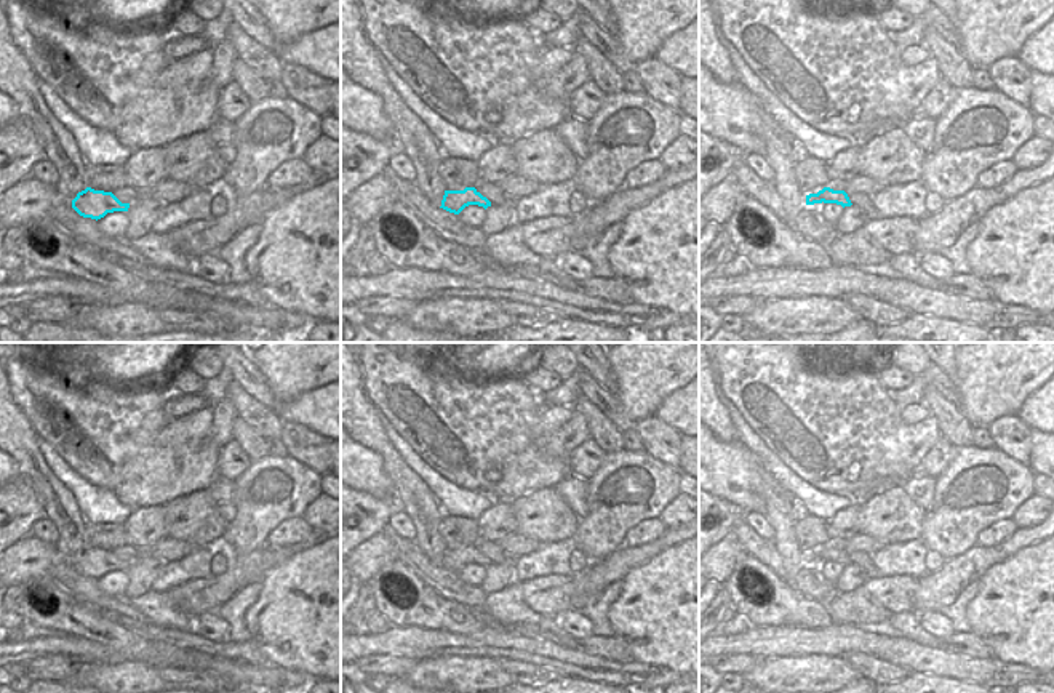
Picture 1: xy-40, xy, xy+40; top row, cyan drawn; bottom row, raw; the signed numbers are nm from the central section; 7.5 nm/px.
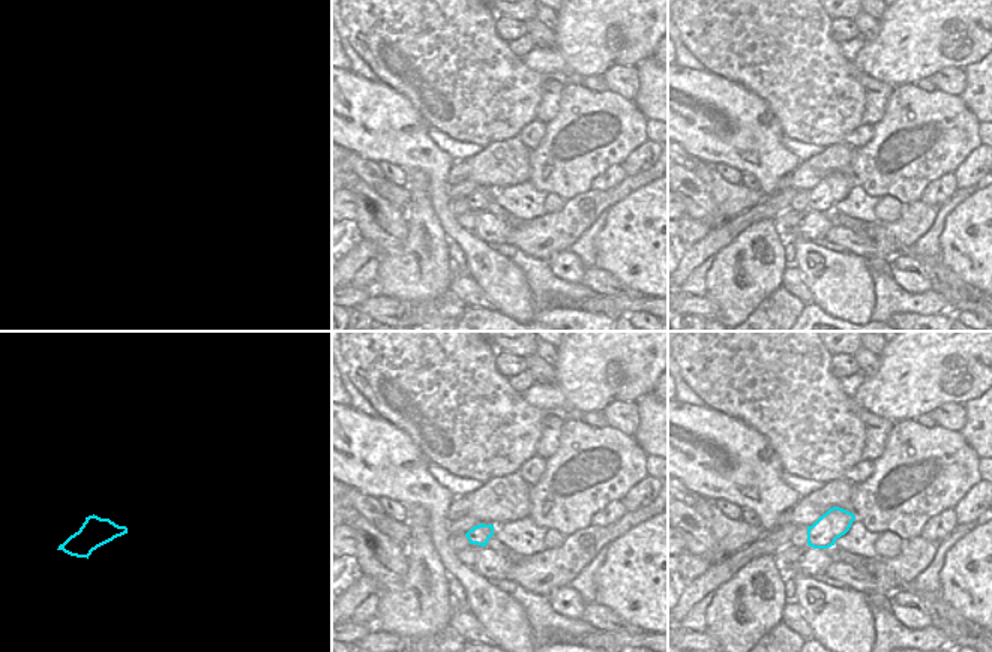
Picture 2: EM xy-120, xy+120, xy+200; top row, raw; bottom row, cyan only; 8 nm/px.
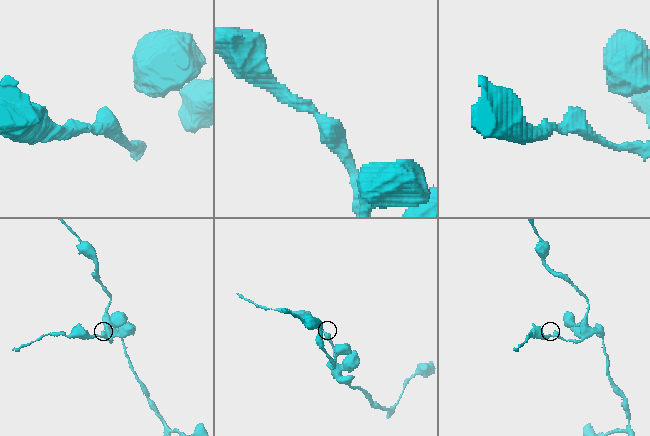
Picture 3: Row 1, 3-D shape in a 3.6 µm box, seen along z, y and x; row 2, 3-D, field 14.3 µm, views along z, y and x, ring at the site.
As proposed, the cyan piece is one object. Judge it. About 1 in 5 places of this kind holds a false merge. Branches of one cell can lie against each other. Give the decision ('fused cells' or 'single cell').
single cell

